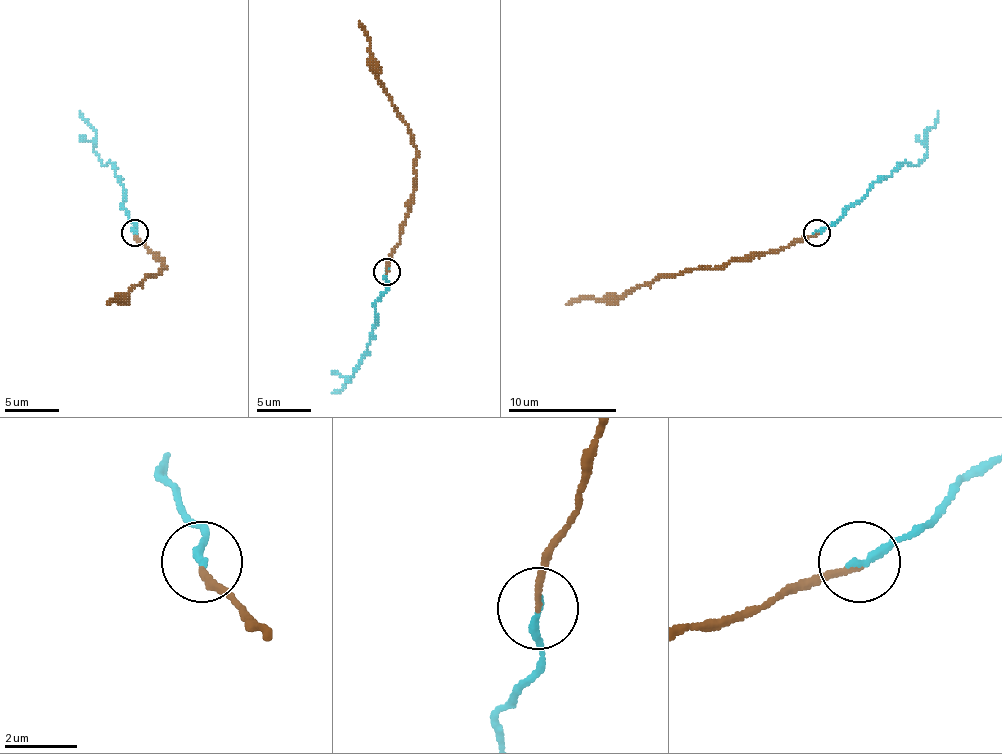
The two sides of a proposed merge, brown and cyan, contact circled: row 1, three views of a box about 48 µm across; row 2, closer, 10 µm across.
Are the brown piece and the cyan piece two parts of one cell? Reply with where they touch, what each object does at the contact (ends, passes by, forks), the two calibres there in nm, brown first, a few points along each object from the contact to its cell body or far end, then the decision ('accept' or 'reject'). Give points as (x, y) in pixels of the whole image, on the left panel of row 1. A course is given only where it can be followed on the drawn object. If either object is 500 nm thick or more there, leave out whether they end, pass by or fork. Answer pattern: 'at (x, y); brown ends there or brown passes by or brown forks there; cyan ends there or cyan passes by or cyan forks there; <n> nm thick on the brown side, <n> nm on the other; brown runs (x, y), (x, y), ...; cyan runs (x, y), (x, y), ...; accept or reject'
at (135, 233); brown ends there; cyan ends there; 160 nm thick on the brown side, 240 nm on the other; brown runs (134, 233), (161, 260), (164, 269), (150, 274), (126, 296), (107, 304); cyan runs (134, 233), (134, 222), (123, 206), (123, 184), (110, 163), (104, 165), (93, 149), (96, 133), (80, 111); accept

